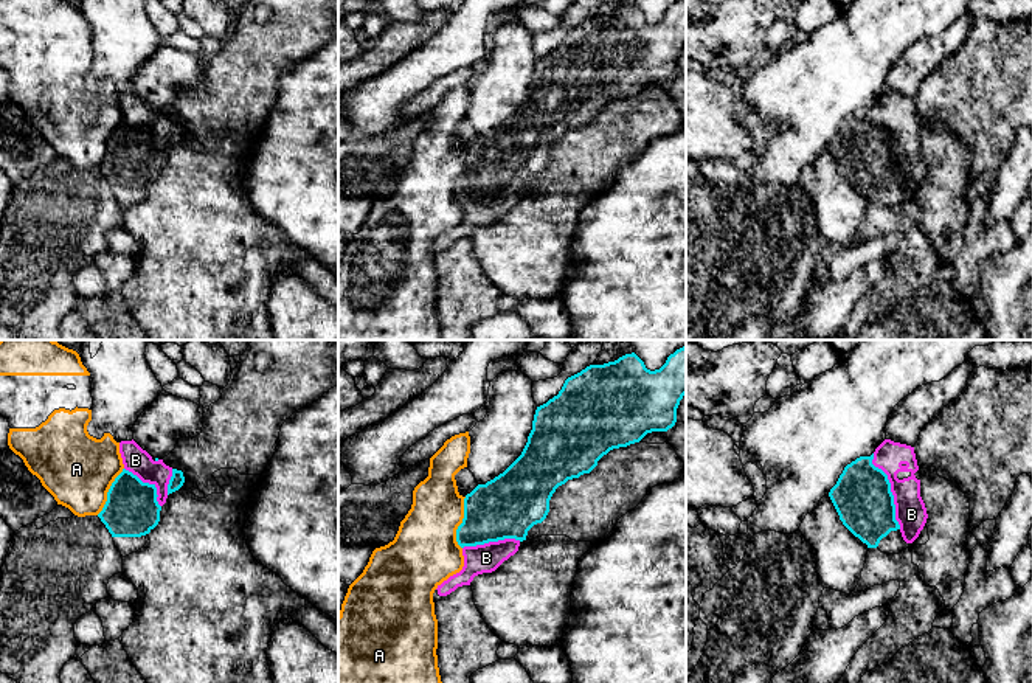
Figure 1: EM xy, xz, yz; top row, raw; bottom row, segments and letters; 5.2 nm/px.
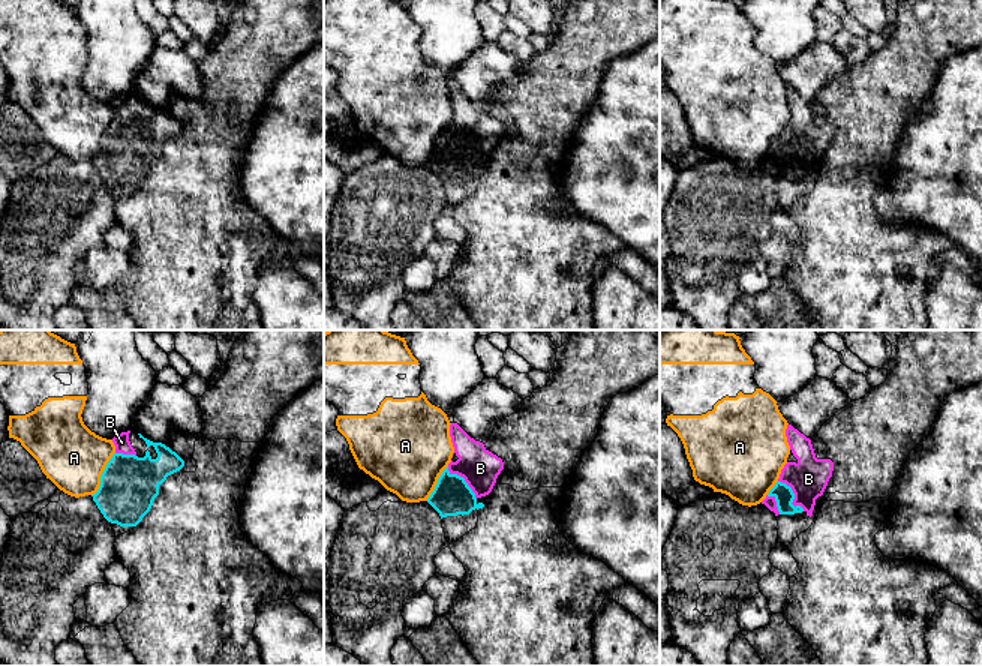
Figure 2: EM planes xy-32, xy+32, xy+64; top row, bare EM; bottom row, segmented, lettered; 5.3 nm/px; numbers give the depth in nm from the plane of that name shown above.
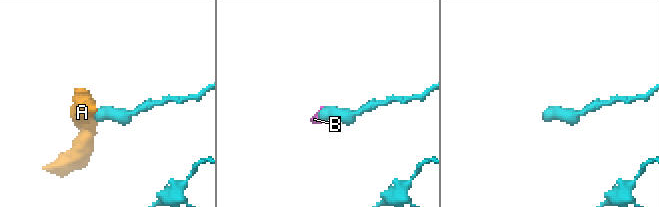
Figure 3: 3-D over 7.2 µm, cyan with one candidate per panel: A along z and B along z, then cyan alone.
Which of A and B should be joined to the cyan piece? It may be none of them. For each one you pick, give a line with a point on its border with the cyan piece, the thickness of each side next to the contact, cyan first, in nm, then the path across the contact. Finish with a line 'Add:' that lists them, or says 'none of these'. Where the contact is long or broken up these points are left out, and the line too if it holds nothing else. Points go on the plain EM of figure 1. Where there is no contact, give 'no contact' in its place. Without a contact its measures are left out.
B: contact yz (890, 143); calibres 300 and 160 nm
Add: B

